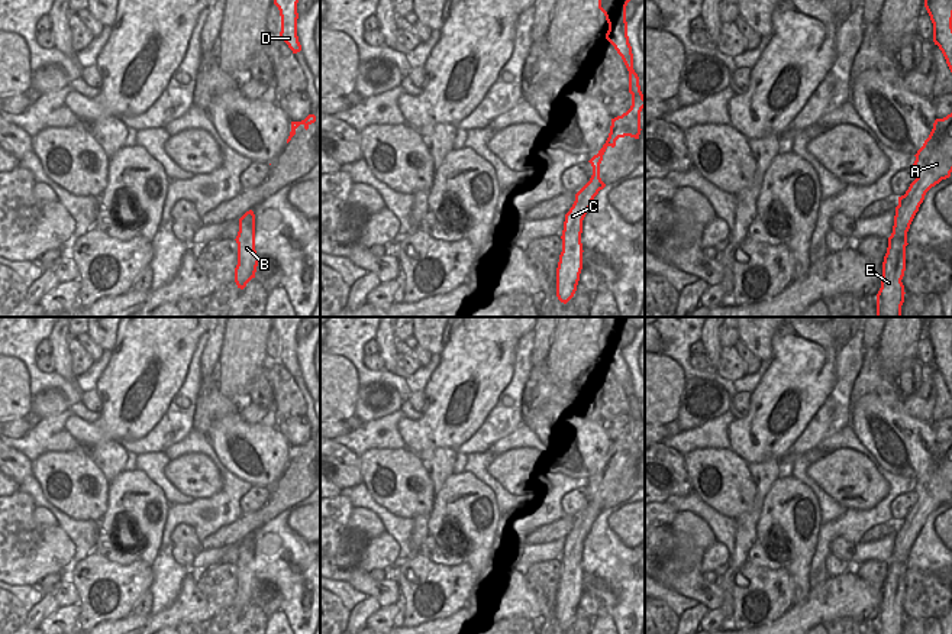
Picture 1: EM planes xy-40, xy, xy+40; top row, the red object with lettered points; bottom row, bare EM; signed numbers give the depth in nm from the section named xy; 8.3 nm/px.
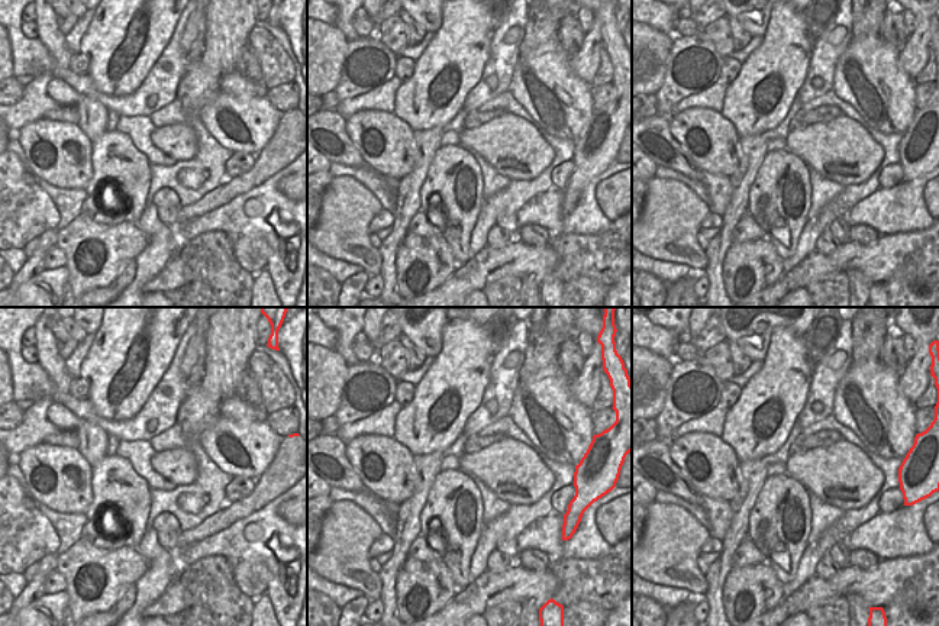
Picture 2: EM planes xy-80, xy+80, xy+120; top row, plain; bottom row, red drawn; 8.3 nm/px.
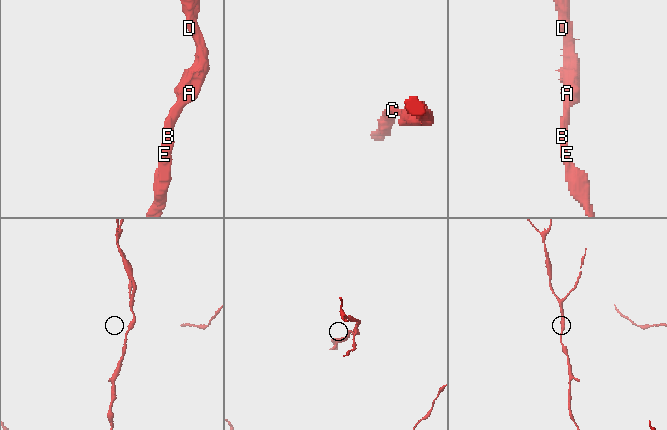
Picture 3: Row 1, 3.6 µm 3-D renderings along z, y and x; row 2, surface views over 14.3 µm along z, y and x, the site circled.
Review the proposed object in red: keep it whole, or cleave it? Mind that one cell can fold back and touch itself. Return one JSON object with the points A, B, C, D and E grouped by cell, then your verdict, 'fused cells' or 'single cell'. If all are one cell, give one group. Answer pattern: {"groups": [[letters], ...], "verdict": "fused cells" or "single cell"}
{"groups": [["A", "B", "C", "D", "E"]], "verdict": "single cell"}

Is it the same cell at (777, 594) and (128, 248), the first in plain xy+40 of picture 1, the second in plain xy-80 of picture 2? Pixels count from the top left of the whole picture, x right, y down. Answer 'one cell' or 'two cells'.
one cell

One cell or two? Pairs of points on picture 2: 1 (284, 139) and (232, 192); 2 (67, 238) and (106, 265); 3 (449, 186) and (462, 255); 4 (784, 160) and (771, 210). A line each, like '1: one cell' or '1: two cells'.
1: one cell
2: one cell
3: one cell
4: one cell

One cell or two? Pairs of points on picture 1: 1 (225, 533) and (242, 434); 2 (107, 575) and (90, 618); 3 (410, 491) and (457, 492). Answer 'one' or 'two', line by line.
1: two
2: one
3: two

